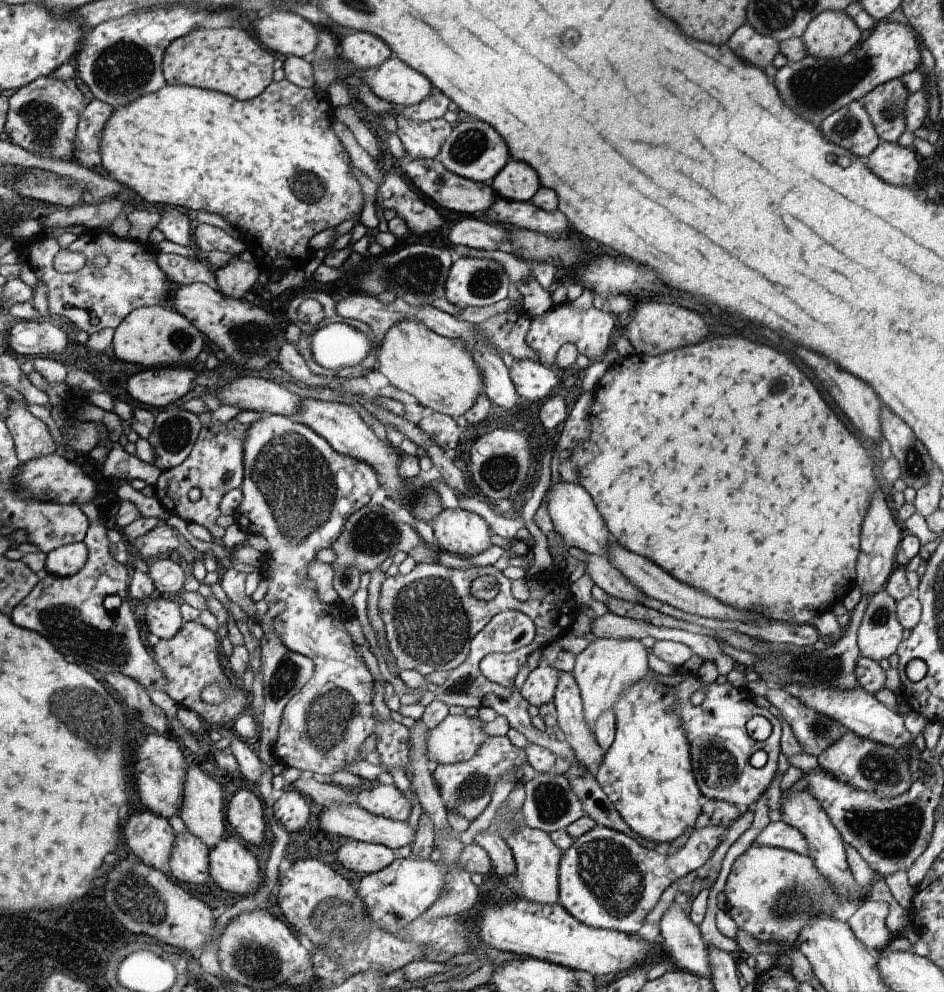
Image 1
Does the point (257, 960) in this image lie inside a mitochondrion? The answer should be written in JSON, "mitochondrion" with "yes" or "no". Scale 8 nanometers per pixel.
{"mitochondrion":"yes"}

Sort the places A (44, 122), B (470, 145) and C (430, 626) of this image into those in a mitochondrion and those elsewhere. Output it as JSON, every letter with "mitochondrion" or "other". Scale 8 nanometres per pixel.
{"A":"mitochondrion","B":"mitochondrion","C":"mitochondrion"}

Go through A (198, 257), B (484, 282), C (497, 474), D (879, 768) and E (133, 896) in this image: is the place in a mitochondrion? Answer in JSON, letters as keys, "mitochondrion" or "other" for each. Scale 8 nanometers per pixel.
{"A":"other","B":"mitochondrion","C":"mitochondrion","D":"mitochondrion","E":"mitochondrion"}

